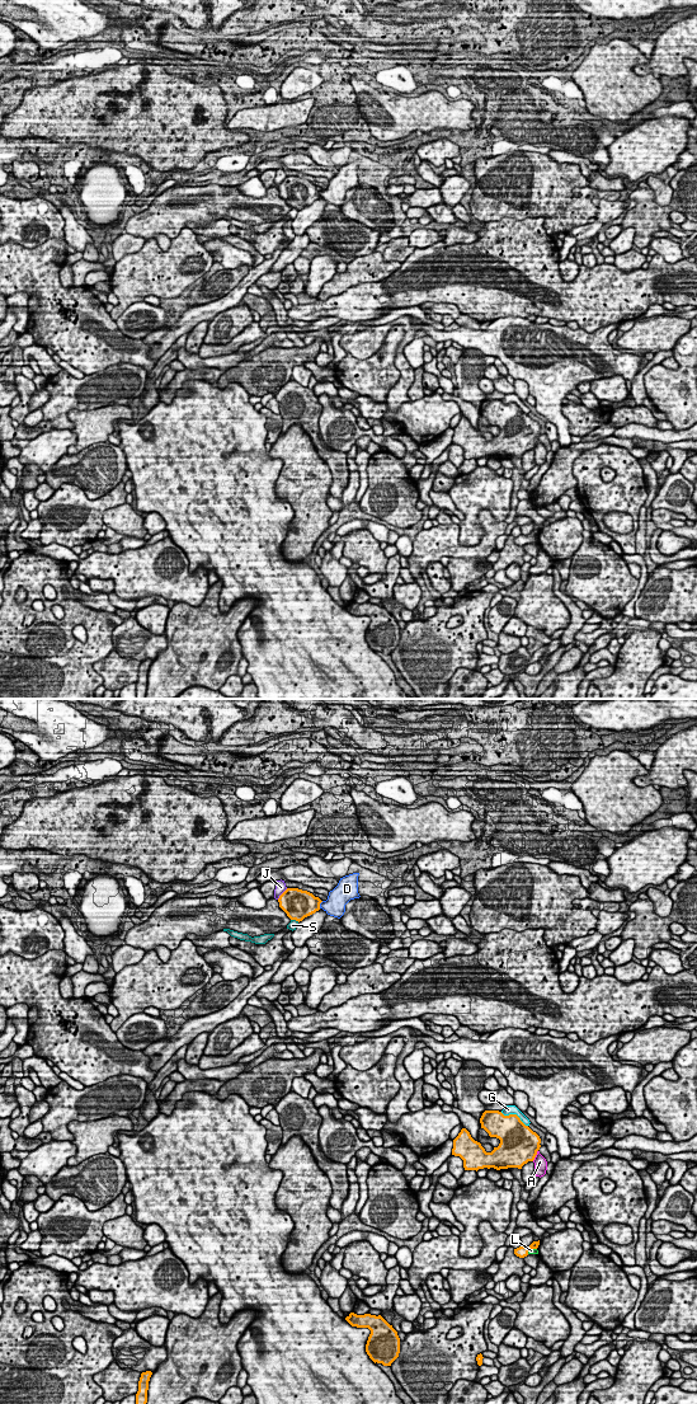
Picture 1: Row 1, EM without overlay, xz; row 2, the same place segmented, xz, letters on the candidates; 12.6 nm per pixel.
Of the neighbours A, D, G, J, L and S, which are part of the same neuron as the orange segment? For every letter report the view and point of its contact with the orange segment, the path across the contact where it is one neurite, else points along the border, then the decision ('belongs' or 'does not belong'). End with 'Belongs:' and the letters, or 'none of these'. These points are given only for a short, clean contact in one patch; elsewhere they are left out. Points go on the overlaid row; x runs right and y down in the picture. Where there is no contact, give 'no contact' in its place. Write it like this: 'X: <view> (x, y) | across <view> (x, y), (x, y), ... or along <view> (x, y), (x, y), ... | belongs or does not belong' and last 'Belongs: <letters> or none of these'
A: xz (536, 1154) | does not belong
D: xz (319, 905) | does not belong
G: xz (514, 1114) | does not belong
J: xz (282, 893) | does not belong
L: xz (531, 1248) | across xz (521, 1252), (531, 1248), (531, 1250) | belongs
S: xz (295, 919) | does not belong
Belongs: L

